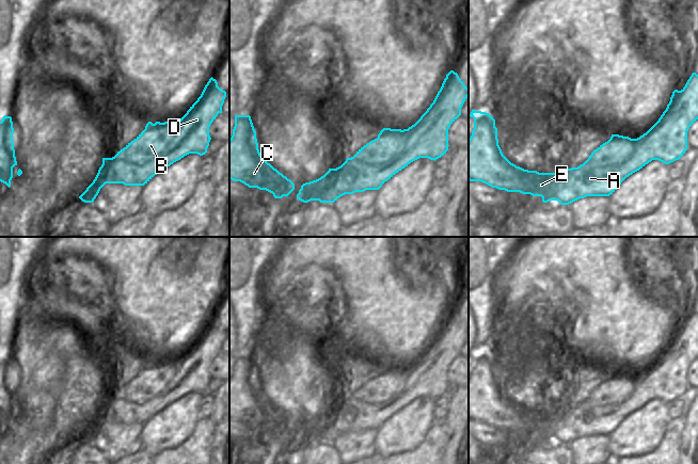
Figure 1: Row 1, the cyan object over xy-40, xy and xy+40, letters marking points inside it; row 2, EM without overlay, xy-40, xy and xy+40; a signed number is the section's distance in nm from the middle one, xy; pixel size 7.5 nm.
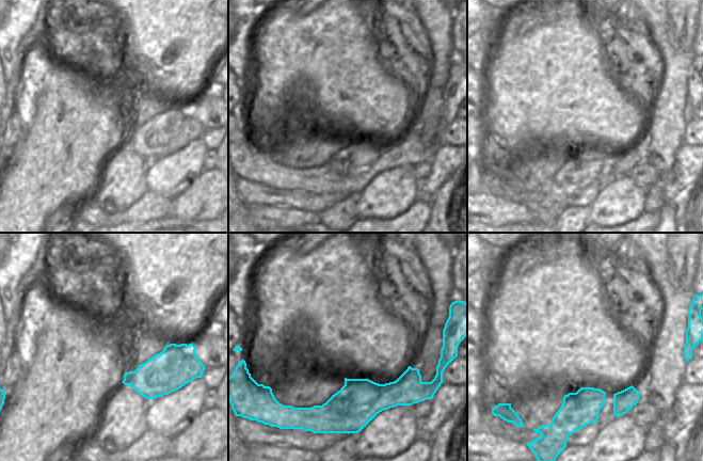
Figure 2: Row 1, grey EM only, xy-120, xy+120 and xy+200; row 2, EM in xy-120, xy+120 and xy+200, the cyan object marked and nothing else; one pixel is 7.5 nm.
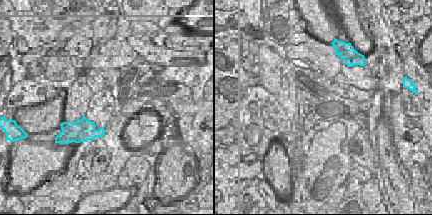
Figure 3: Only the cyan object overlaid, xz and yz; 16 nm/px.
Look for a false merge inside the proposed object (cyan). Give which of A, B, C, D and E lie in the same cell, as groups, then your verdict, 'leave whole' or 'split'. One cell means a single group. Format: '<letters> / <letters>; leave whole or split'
A C D E / B; split

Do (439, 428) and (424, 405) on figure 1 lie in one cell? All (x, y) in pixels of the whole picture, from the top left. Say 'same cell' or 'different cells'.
different cells

